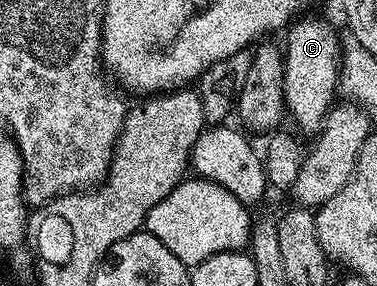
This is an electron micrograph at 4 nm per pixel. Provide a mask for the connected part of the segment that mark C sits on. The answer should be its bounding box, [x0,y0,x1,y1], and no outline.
[282,18,344,134]

